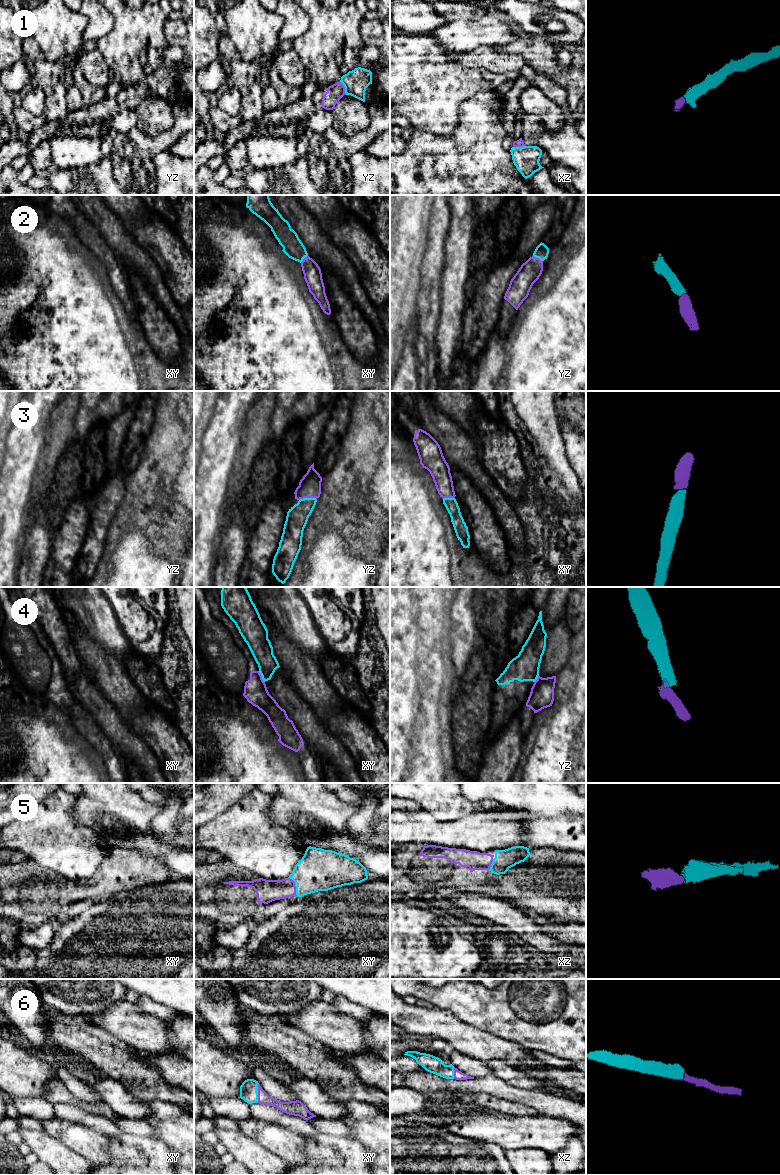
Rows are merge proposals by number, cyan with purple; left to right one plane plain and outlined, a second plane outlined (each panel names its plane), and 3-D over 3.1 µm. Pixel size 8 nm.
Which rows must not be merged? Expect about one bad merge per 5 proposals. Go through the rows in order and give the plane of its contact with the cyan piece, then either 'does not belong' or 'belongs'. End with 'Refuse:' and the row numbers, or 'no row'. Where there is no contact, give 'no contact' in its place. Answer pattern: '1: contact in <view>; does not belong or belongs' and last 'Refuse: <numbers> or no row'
1: contact in yz; belongs
2: contact in yz; belongs
3: contact in yz; belongs
4: contact in xy; does not belong
5: contact in xz; belongs
6: contact in xy; belongs
Refuse: 4

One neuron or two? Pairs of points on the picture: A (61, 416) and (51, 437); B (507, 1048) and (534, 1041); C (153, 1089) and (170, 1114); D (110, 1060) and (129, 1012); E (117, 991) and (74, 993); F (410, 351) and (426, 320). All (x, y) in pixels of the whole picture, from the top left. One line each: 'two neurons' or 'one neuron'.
A: one neuron
B: two neurons
C: two neurons
D: two neurons
E: one neuron
F: two neurons

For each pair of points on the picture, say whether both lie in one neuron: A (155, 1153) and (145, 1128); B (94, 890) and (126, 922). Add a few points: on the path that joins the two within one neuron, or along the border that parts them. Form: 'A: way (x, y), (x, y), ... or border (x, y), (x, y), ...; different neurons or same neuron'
A: border (126, 1133), (134, 1133), (155, 1139); different neurons
B: border (127, 891), (111, 893), (104, 897); different neurons

